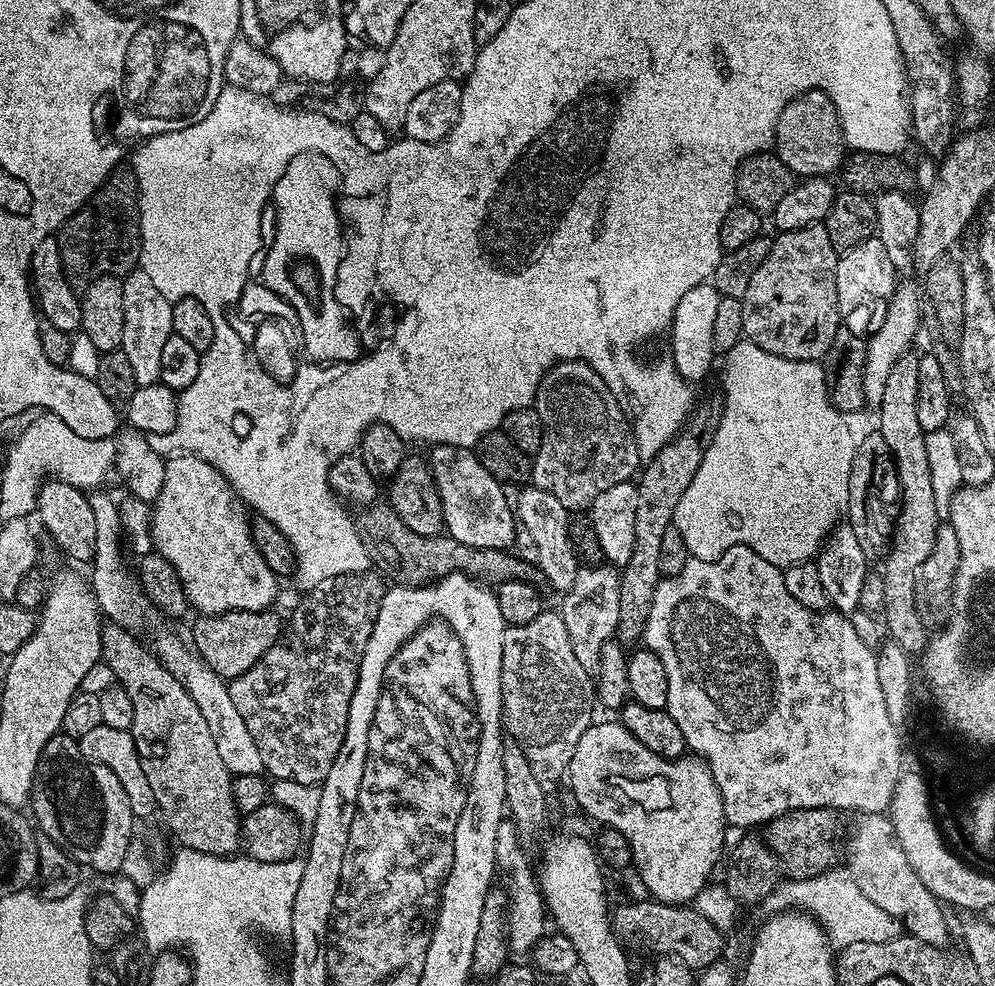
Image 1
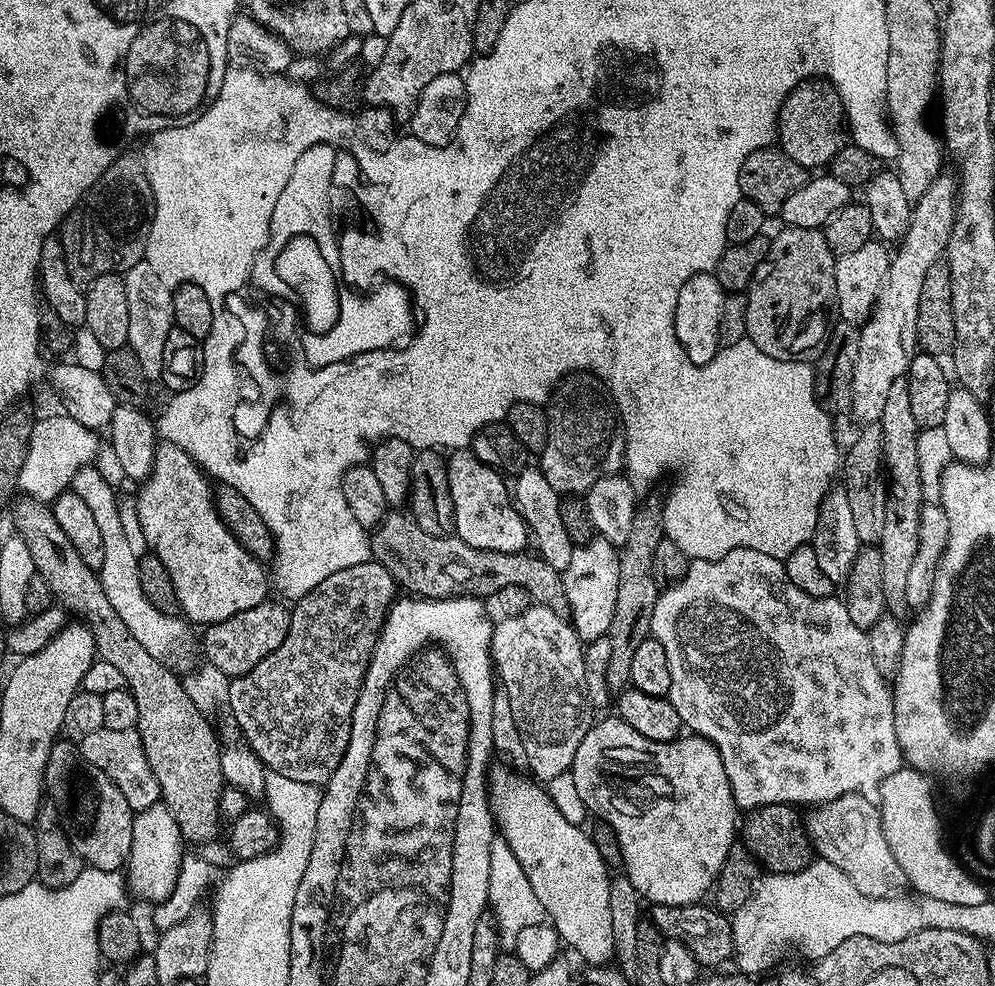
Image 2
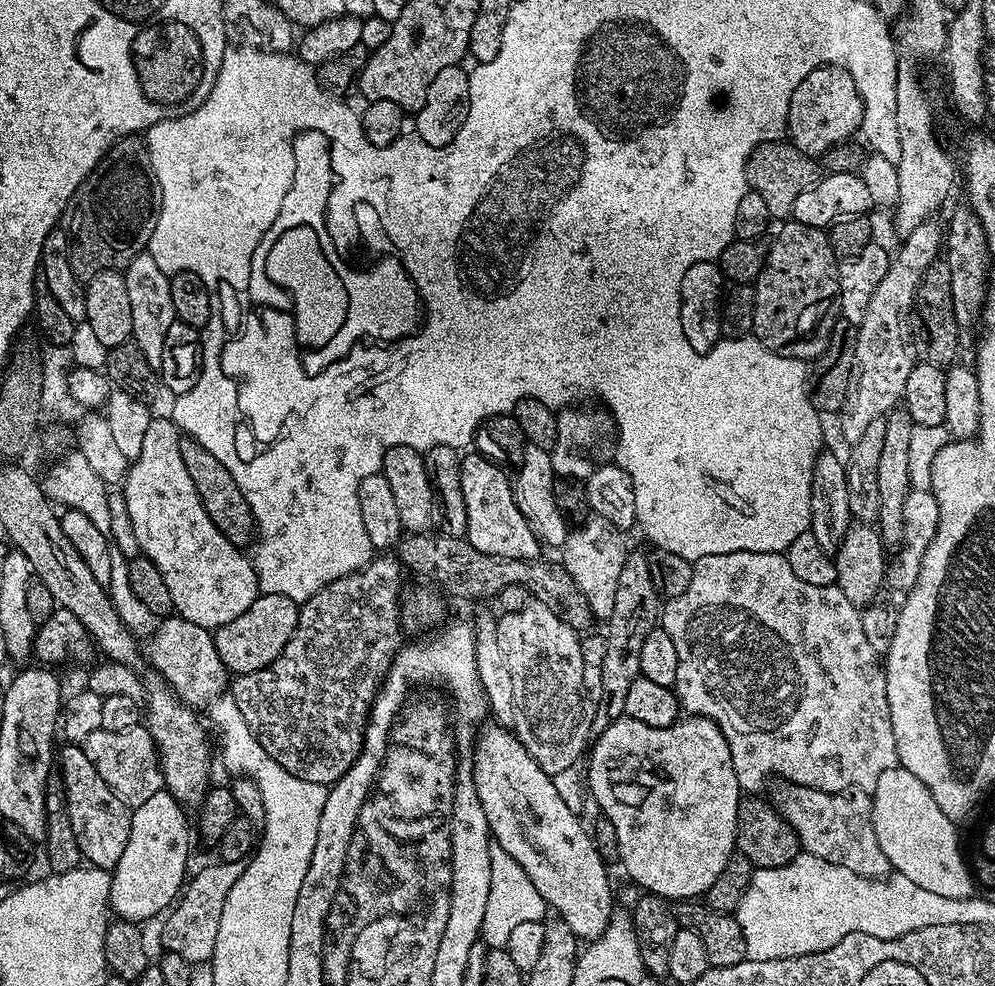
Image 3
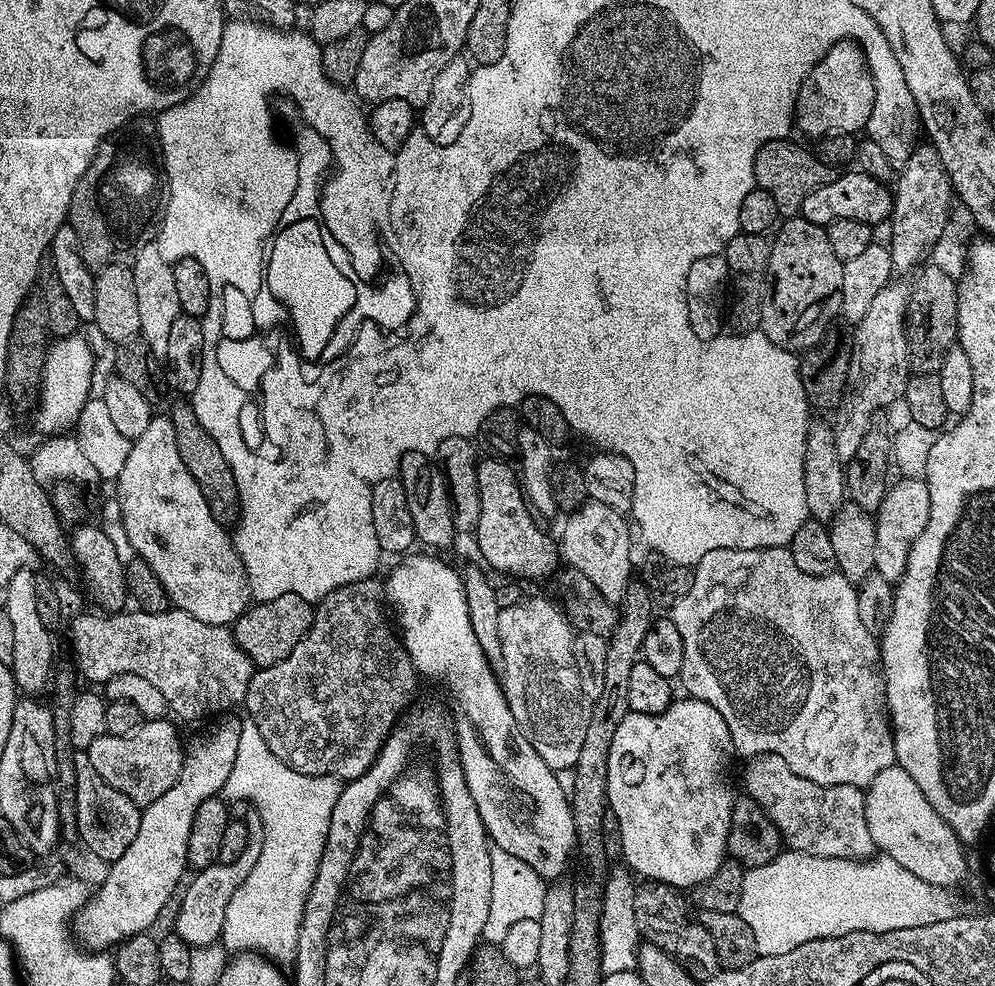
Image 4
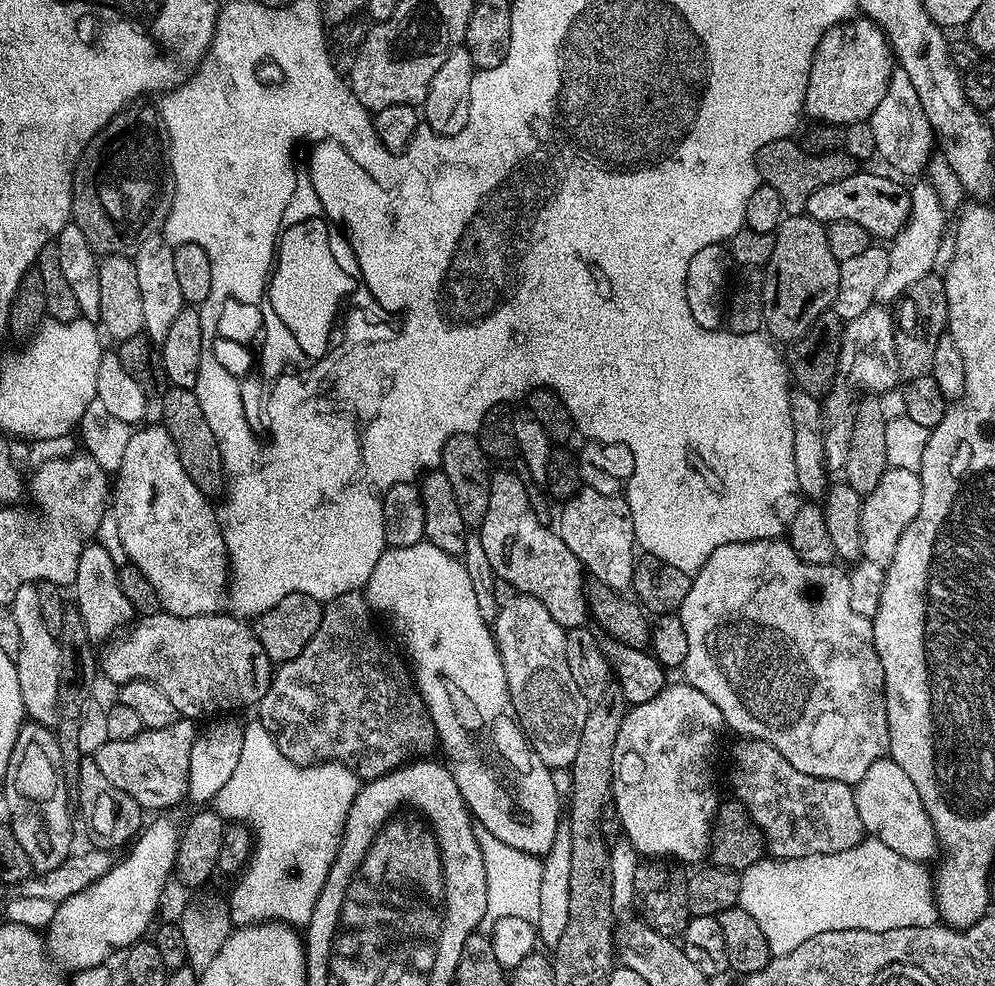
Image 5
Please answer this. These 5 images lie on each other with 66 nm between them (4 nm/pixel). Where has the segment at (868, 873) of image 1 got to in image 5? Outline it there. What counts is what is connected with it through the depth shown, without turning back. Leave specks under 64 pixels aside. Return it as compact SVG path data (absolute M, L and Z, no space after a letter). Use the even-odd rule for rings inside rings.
M744 738L732 748L732 760L736 765L732 768L732 796L741 800L754 818L756 825L762 830L767 851L778 860L793 860L803 856L818 854L838 854L842 850L850 850L865 839L862 818L858 818L858 806L854 806L854 788L851 784L843 784L837 780L814 778L810 774L802 774L802 770L794 770L786 758L774 746L765 740Z

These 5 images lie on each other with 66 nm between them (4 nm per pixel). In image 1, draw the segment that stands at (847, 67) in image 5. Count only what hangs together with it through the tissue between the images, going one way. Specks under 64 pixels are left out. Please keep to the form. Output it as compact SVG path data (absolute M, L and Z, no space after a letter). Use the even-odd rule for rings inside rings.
M809 88L798 98L794 98L782 110L776 127L776 139L774 141L774 155L792 171L793 177L807 178L810 176L831 177L832 171L839 169L846 160L846 145L844 132L840 129L840 115L834 106L834 102L822 90Z

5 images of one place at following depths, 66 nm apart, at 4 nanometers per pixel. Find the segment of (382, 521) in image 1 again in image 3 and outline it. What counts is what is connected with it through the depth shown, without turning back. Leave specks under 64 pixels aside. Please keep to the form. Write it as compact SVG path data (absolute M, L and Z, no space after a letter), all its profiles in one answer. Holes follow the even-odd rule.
M408 534L403 537L399 541L398 549L400 548L400 553L398 553L398 559L403 565L405 569L408 568L413 572L416 576L425 576L428 580L433 580L434 583L437 584L440 588L445 588L446 591L449 592L452 596L457 596L460 600L480 600L476 602L482 602L486 596L488 598L495 598L502 590L506 590L506 586L526 586L526 590L528 591L529 597L535 603L541 604L542 606L546 606L550 610L554 610L554 614L558 614L558 618L562 618L562 622L566 622L566 626L570 626L573 630L576 631L577 634L583 633L585 630L583 628L588 628L591 624L594 624L594 617L592 615L592 611L590 610L590 606L586 602L586 598L580 593L578 590L578 586L574 582L574 578L570 578L570 574L565 570L562 566L556 566L556 568L551 568L550 565L544 561L544 558L537 558L534 560L515 560L514 558L498 558L497 556L491 556L490 554L482 554L482 550L474 550L474 546L470 546L467 542L467 539L461 538L459 536L450 536L447 534L441 534L441 536L432 536L433 534Z

